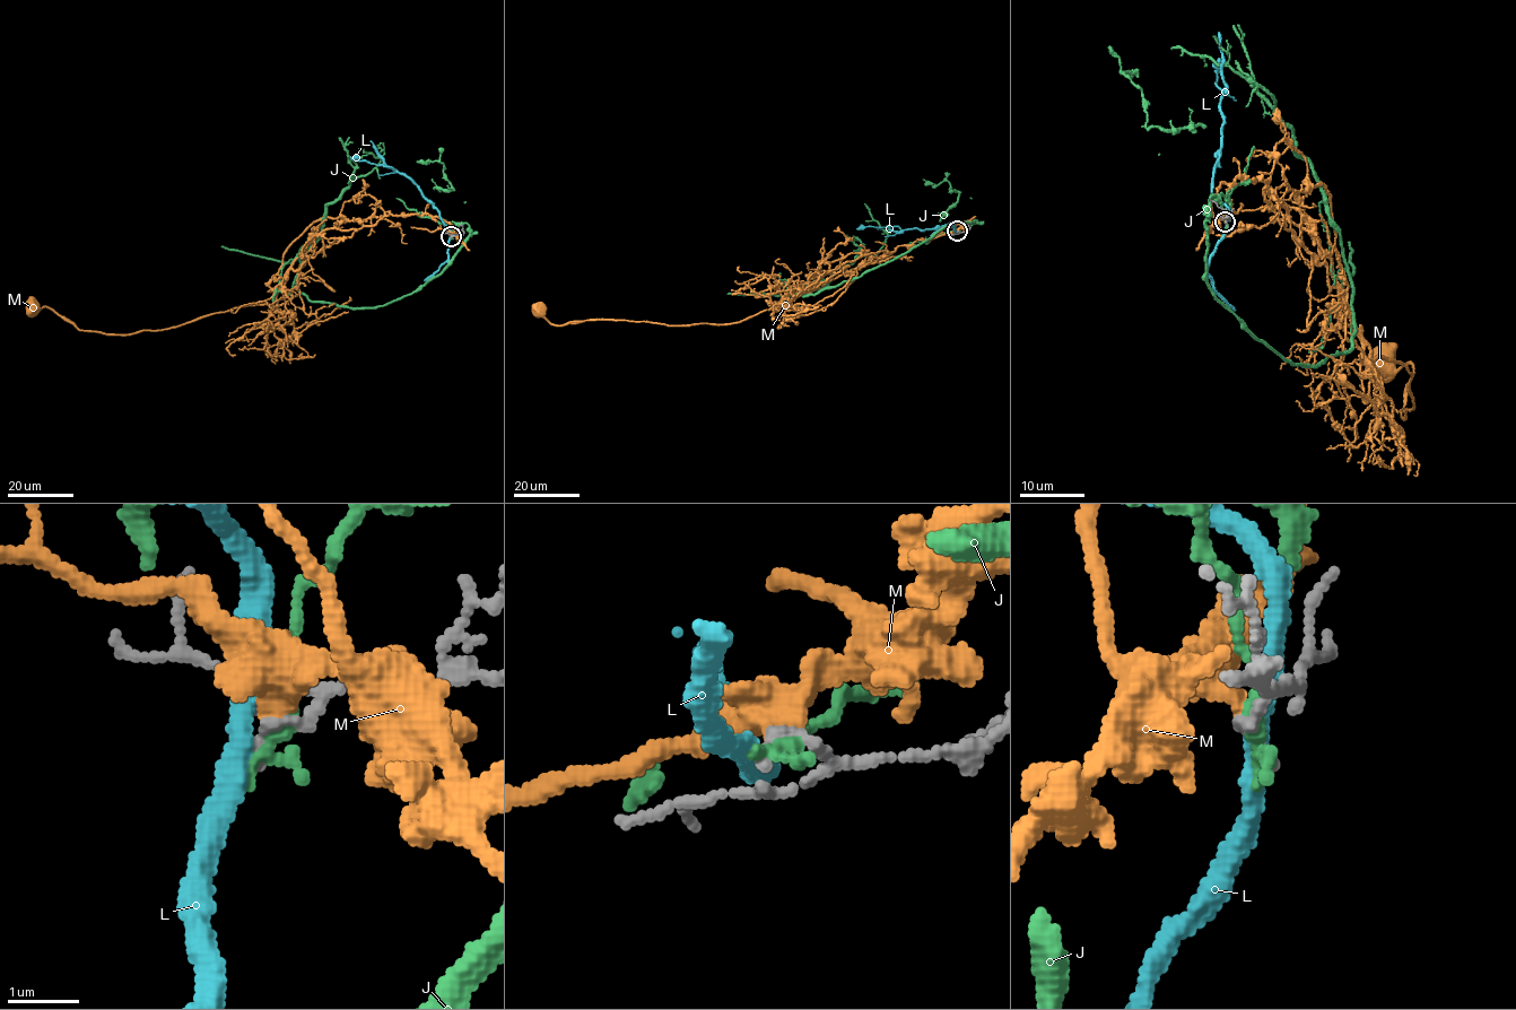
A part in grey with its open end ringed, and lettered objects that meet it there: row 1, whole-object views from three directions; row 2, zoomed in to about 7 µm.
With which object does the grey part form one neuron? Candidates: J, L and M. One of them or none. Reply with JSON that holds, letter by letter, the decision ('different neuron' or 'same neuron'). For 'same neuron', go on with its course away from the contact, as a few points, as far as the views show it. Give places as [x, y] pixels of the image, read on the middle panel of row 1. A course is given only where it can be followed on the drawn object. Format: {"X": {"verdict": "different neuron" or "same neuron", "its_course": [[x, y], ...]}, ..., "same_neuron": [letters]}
{"J": {"verdict": "different neuron"}, "L": {"verdict": "different neuron"}, "M": {"verdict": "same neuron", "its_course": [[958, 231], [959, 224], [891, 252], [863, 254], [730, 324], [557, 325], [536, 308]]}, "same_neuron": ["M"]}

